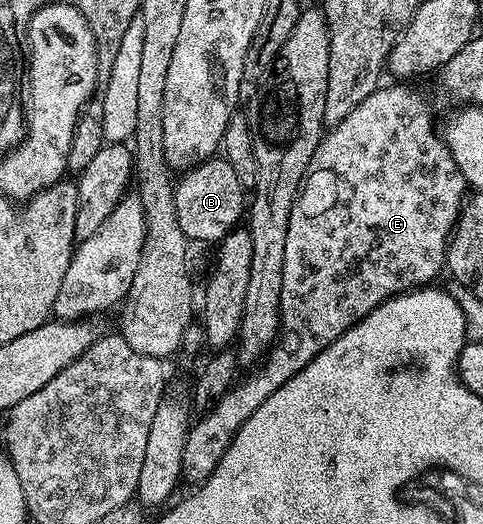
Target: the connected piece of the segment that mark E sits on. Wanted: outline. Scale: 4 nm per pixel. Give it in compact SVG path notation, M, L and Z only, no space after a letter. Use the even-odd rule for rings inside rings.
M381 85L370 96L366 96L366 100L362 100L362 104L358 104L358 108L354 108L354 112L346 115L338 125L331 127L321 137L320 143L308 164L308 173L305 174L303 182L300 183L300 193L296 195L296 203L292 209L290 253L286 256L282 268L280 331L277 332L276 338L269 346L267 354L245 373L249 374L245 378L243 375L239 381L232 385L224 393L222 400L218 400L214 409L203 411L199 415L200 419L197 422L195 419L189 425L186 448L182 448L182 478L185 483L199 484L206 481L214 472L214 468L218 468L218 460L222 460L222 456L226 456L226 448L230 448L230 444L242 428L242 424L246 424L246 420L250 420L250 416L254 416L254 412L258 412L258 408L262 408L262 404L266 404L266 400L270 396L274 396L274 392L278 392L278 388L282 384L286 384L286 380L290 380L290 376L302 372L302 368L306 368L306 364L310 364L310 360L314 360L314 356L318 356L318 352L322 352L322 348L334 344L334 340L338 340L338 336L342 336L354 324L361 322L367 314L374 312L374 308L381 306L393 294L404 294L407 290L423 288L433 281L432 277L439 270L445 269L448 240L452 237L452 228L460 214L460 207L464 205L466 183L458 164L454 164L454 156L450 156L448 145L444 143L437 127L436 130L432 127L432 114L428 111L427 100L418 91L407 90L404 87L407 85L392 85L396 86Z

